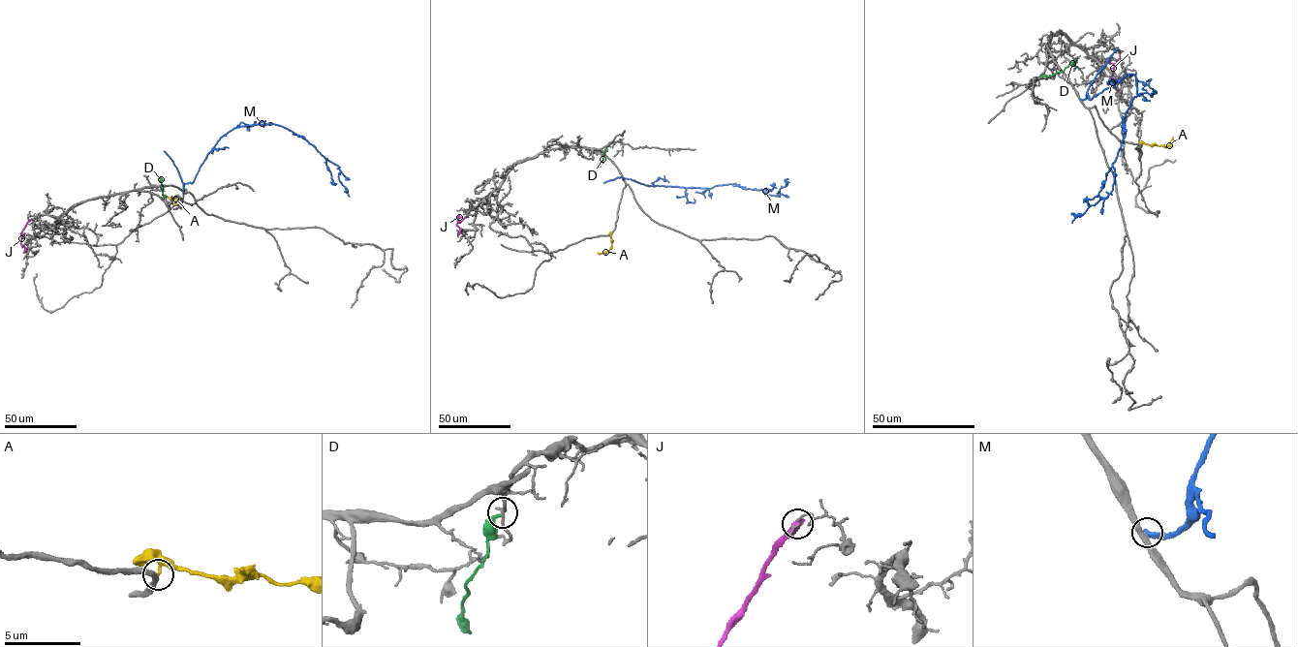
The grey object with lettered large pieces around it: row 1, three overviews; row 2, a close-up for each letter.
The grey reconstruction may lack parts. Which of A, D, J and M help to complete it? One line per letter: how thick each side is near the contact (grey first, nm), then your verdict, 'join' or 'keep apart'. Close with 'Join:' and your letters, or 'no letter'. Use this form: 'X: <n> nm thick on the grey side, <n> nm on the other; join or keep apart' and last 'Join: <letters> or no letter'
A: 320 nm thick on the grey side, 280 nm on the other; keep apart
D: 180 nm thick on the grey side, 190 nm on the other; keep apart
J: 170 nm thick on the grey side, 460 nm on the other; keep apart
M: 360 nm thick on the grey side, 360 nm on the other; keep apart
Join: no letter

